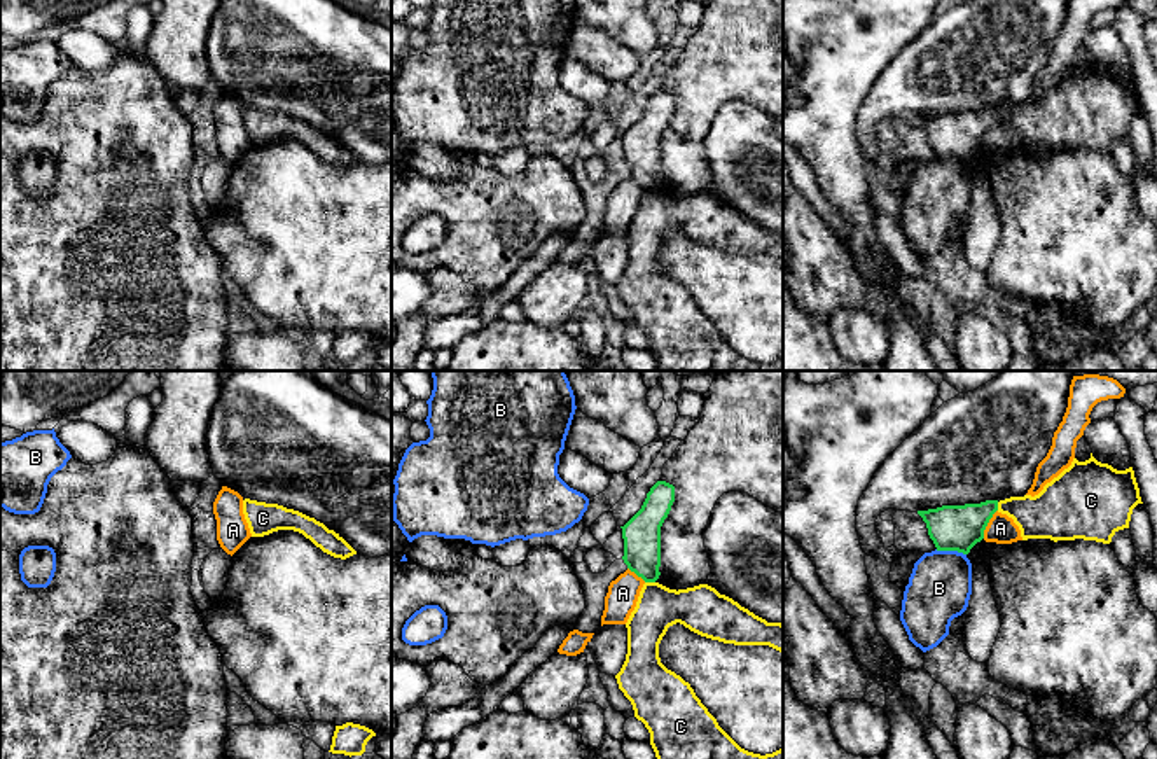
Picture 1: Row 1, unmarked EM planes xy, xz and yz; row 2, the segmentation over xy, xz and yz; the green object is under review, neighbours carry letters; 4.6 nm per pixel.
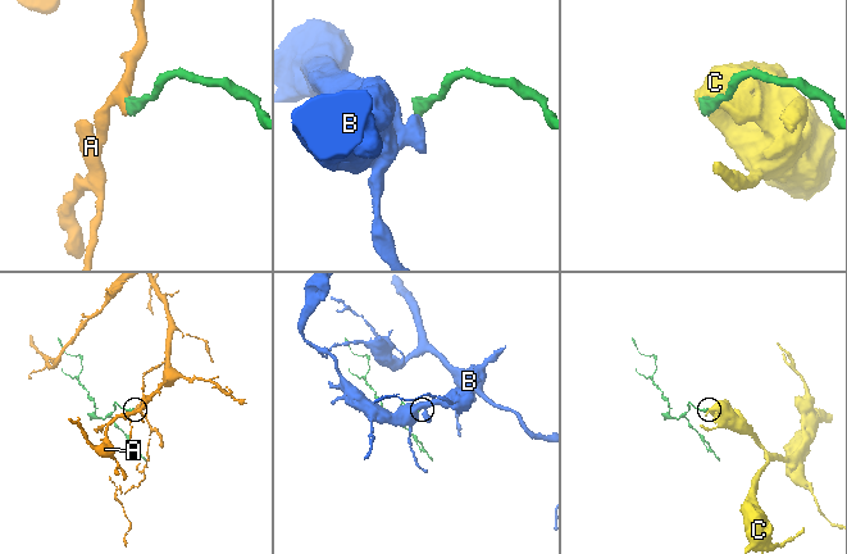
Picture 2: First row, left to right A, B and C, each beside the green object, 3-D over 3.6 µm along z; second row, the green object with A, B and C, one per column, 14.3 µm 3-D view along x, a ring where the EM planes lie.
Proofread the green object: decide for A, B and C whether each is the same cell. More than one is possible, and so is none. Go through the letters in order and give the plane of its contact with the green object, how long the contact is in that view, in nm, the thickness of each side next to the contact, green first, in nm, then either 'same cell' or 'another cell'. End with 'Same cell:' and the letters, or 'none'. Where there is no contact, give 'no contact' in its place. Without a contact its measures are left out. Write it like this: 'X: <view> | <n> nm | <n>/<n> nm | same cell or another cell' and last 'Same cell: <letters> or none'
A: yz | 150 nm | 200/130 nm | another cell
B: yz | 150 nm | 200/300 nm | another cell
C: xz | 50 nm | 180/200 nm | same cell
Same cell: C

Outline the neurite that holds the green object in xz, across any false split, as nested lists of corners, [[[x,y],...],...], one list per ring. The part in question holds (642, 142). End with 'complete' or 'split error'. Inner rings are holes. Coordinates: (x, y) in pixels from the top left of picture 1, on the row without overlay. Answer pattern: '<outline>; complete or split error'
[[[657,89],[641,117],[624,133],[624,171],[645,189],[627,236],[627,262],[615,283],[619,297],[631,310],[634,325],[650,341],[650,353],[659,371],[783,371],[783,357],[772,362],[753,362],[741,357],[708,320],[689,290],[668,278],[659,266],[659,252],[668,236],[680,231],[690,240],[734,254],[769,254],[783,261],[783,233],[767,231],[732,206],[720,203],[708,192],[687,198],[669,198],[657,191],[661,180],[661,135],[675,110],[675,94]]]; split error

